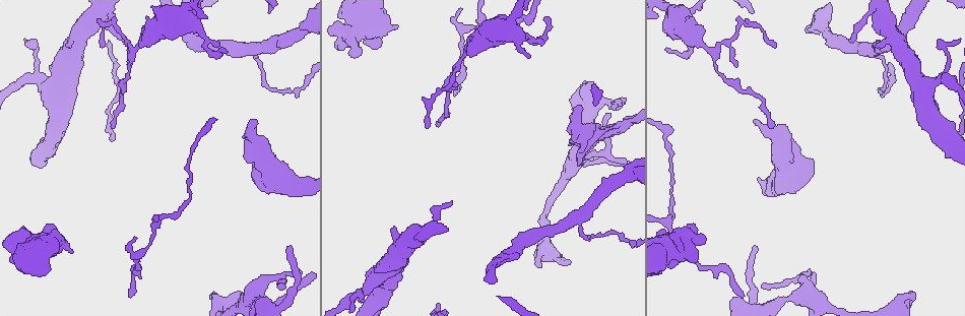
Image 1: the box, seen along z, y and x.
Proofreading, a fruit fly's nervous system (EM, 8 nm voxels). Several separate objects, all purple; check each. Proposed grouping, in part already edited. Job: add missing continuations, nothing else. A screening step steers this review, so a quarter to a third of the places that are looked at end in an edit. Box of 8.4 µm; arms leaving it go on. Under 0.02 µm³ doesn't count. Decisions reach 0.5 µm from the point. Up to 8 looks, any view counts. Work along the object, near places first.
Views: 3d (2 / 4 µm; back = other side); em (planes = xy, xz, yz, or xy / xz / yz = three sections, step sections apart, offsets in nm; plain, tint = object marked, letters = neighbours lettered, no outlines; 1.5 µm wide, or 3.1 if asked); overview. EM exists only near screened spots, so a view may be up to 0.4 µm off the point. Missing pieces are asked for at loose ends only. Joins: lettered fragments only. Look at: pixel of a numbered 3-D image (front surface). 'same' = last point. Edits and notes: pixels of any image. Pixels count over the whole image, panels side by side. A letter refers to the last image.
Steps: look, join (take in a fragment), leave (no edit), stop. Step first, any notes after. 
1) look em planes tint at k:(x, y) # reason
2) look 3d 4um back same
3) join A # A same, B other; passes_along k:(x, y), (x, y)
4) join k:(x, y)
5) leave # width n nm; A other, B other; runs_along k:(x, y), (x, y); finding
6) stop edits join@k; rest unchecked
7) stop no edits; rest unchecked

look 3d 4um at 1:(450, 203) # free end

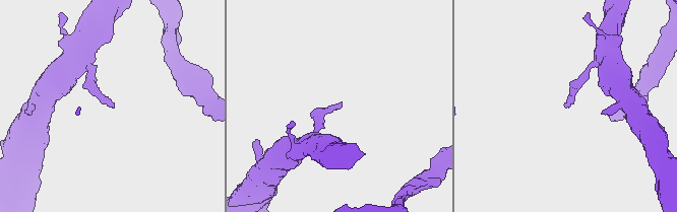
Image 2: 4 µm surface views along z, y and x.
look em planes letters at 2:(566, 107) # now the EM

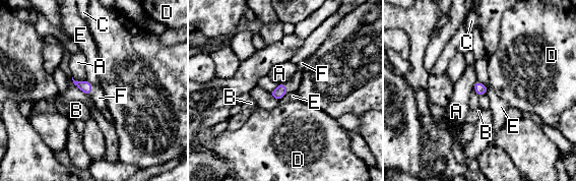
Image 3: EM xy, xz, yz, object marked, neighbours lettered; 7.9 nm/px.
join F # A other, B other, C other, D other, E other, F same; passes_along 3:(85, 86), (90, 91), (98, 95); it goes on there

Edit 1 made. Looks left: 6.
look overview

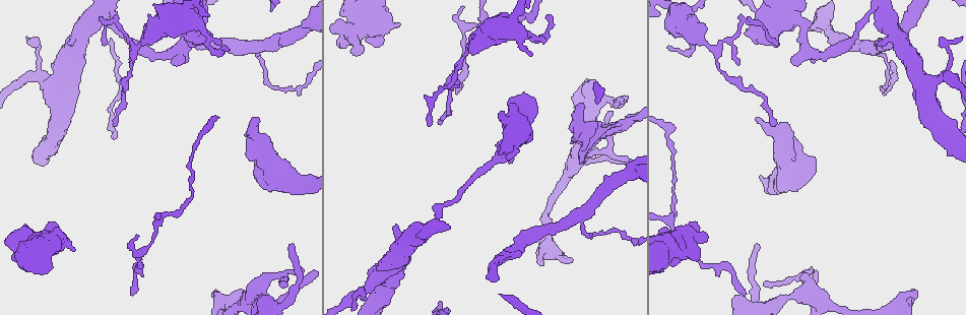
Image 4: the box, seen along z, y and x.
look em planes letters at 4:(756, 243)

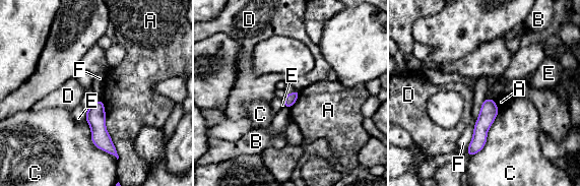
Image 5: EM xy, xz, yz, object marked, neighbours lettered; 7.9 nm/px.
leave # longest_contact A 480 nm; A other, B other, C other, D other, E other, F other; border 5:(486, 98), (465, 152); none of them fits

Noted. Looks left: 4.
look em xz step 8 tint at 4:(439, 122) # end of a long branch

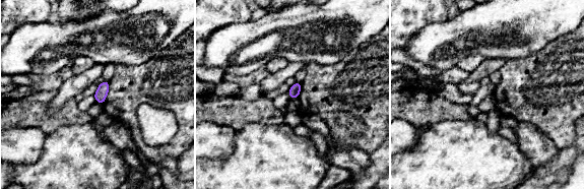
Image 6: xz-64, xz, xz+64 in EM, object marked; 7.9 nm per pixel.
look em xz step 8 letters same

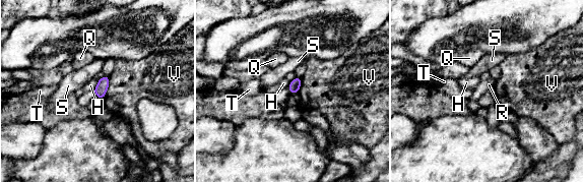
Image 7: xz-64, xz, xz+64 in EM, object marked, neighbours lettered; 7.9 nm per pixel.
leave # H other, Q other, R other, S other, T other, V other; border 7:(99, 79), (99, 82), (92, 89); none of them fits

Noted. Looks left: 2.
stop edits join@3; rest unchecked

